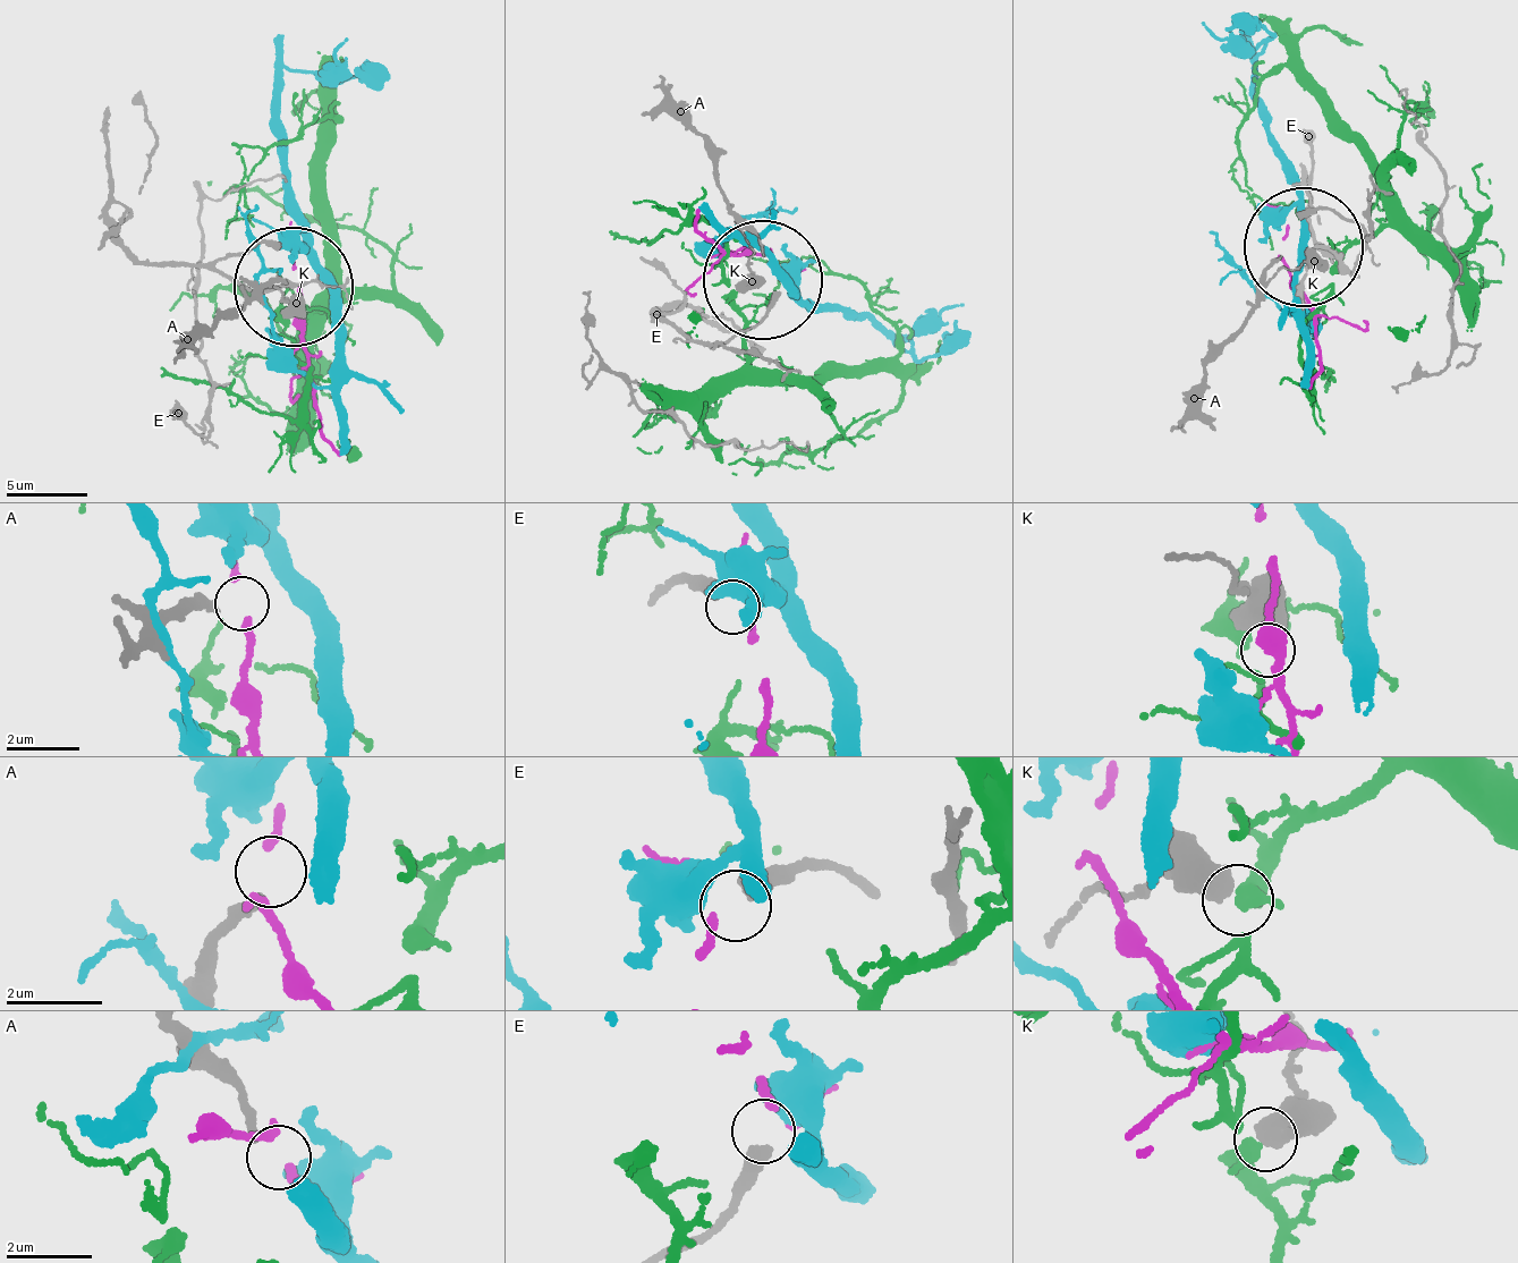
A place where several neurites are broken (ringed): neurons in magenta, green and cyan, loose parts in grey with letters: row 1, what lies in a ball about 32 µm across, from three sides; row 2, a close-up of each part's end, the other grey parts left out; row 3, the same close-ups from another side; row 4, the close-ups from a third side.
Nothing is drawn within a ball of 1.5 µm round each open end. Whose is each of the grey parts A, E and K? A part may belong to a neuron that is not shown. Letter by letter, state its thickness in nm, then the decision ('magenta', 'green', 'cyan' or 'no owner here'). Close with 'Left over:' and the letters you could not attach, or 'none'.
A: 240 nm | no owner here
E: 400 nm | magenta
K: 650 nm | green
Left over: A

